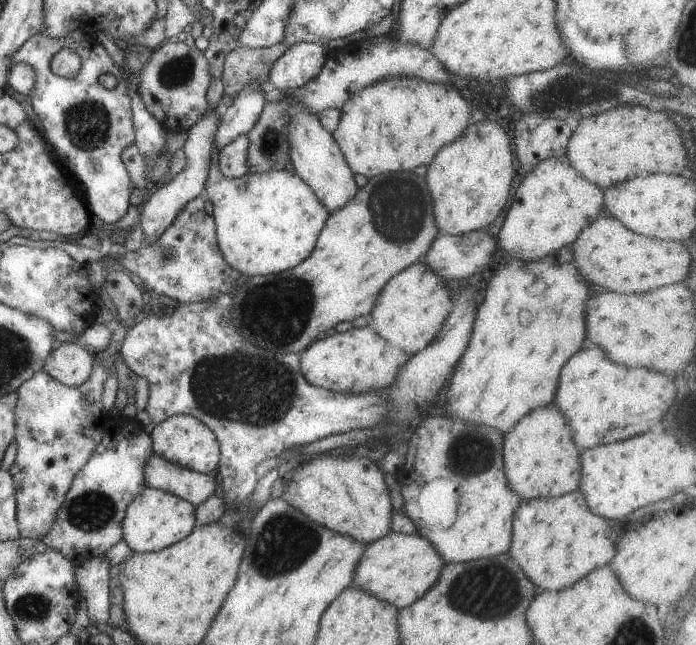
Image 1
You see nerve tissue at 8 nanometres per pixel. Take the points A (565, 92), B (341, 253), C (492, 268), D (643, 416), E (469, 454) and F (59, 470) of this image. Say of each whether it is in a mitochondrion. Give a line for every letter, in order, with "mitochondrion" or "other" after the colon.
A: mitochondrion
B: other
C: other
D: other
E: mitochondrion
F: other

